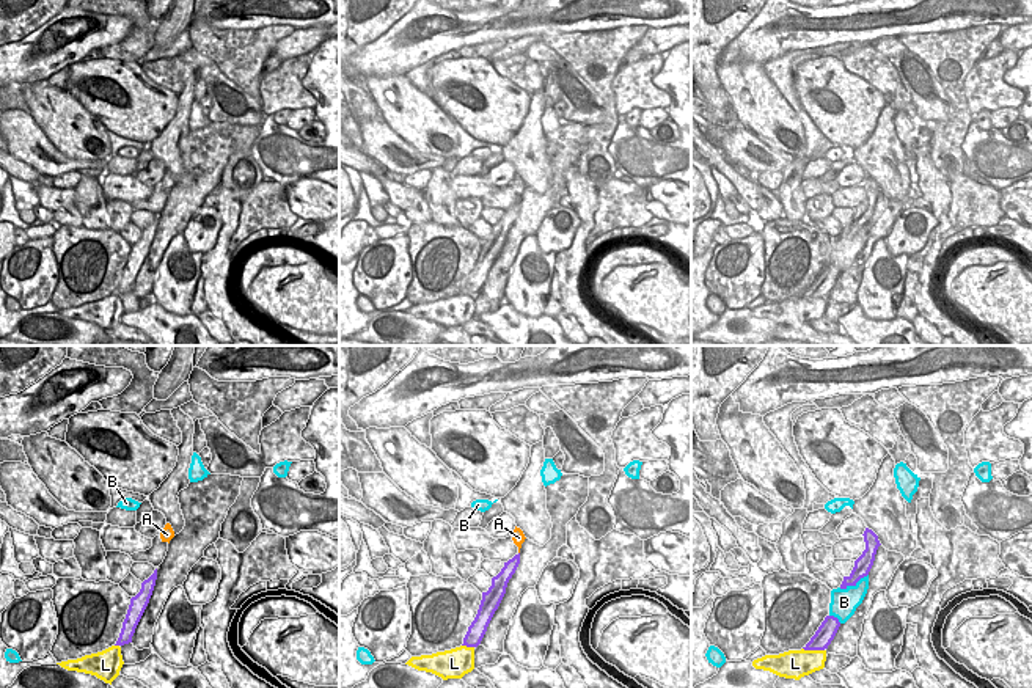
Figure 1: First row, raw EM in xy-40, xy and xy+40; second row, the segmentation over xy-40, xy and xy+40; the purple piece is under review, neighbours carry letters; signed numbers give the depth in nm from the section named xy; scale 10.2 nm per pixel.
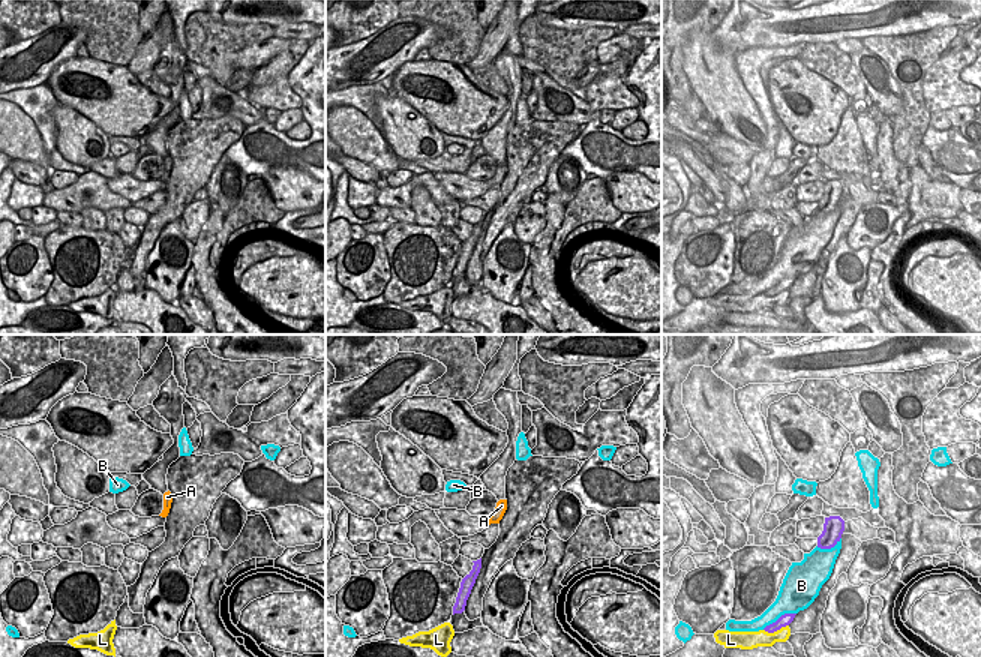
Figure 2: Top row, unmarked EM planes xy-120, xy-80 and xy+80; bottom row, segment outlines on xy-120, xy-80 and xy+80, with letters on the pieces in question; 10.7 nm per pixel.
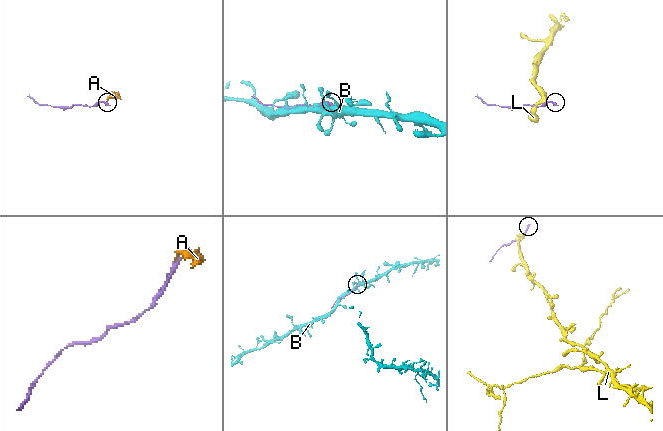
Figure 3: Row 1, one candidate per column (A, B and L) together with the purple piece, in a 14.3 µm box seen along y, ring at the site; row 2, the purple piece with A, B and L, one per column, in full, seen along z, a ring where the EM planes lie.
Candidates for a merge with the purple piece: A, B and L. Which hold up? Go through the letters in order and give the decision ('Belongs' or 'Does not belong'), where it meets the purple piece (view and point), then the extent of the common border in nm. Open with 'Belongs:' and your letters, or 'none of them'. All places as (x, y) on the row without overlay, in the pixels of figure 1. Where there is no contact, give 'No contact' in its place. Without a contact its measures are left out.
Belongs: none of them
A: Does not belong. No contact
B: Does not belong. Touches purple at xy+40 (853, 233). Shared border 340 nm
L: Does not belong. Touches purple at xy+40 (814, 297). Shared border 220 nm.

